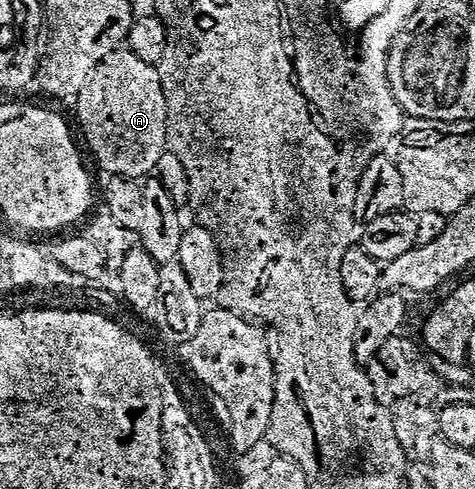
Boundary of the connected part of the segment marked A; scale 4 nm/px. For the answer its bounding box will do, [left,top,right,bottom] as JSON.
[76,50,169,181]

